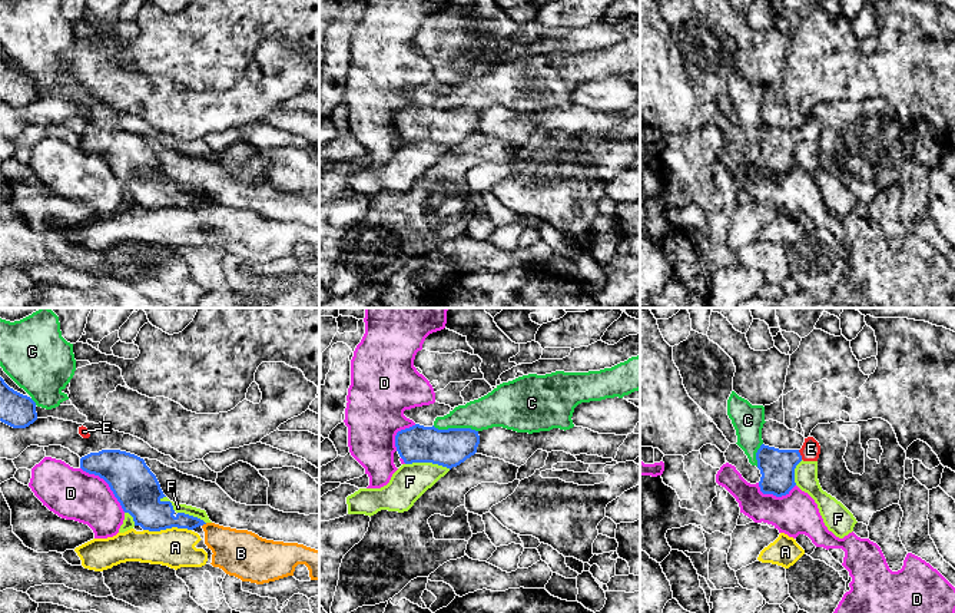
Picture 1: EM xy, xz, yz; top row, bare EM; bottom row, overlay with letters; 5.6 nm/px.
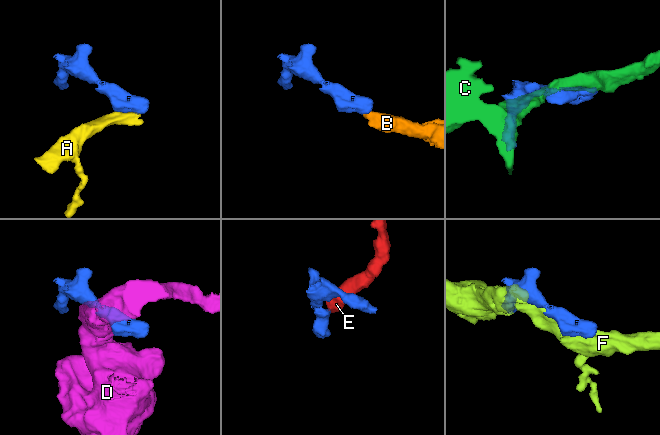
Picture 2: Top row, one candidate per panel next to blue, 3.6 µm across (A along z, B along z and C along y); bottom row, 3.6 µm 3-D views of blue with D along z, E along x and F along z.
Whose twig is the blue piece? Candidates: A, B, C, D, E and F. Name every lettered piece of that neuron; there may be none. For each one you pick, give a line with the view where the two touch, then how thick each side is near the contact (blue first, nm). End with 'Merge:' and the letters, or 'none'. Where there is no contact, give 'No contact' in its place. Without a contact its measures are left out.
E: Touches blue in yz. Thickness 190 nm (blue) against 110 nm
Merge: E

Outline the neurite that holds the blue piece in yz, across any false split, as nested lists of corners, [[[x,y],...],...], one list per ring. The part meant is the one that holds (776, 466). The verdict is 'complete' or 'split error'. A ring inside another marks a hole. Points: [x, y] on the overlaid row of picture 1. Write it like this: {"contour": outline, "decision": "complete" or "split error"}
{"contour": [[[813,437],[805,438],[800,450],[779,450],[762,444],[756,453],[760,470],[759,487],[763,494],[782,497],[796,486],[795,468],[803,461],[818,461],[820,445]]], "decision": "split error"}

